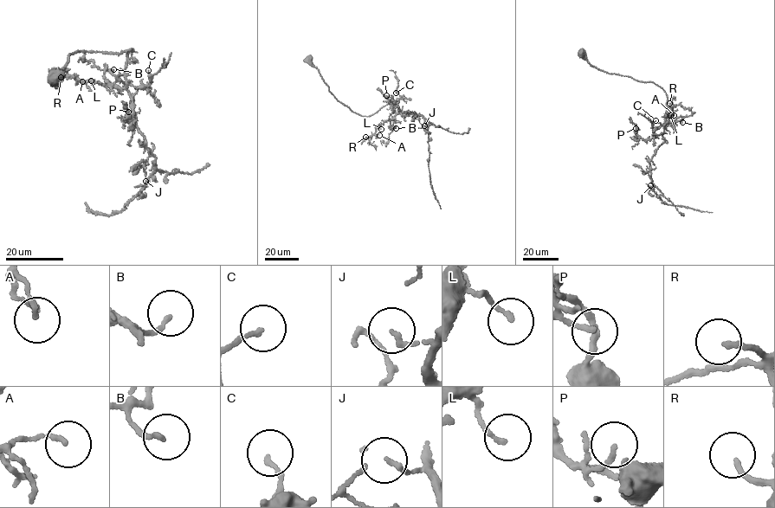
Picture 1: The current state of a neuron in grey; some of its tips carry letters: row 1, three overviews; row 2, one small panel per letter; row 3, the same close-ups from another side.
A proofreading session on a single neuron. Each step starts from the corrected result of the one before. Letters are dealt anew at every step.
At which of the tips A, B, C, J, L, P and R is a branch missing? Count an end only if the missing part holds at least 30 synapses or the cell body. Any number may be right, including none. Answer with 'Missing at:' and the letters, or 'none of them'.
Missing at: R

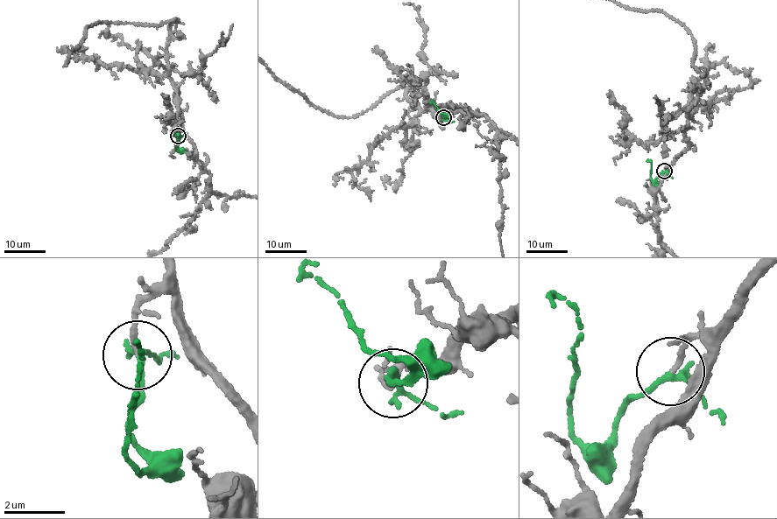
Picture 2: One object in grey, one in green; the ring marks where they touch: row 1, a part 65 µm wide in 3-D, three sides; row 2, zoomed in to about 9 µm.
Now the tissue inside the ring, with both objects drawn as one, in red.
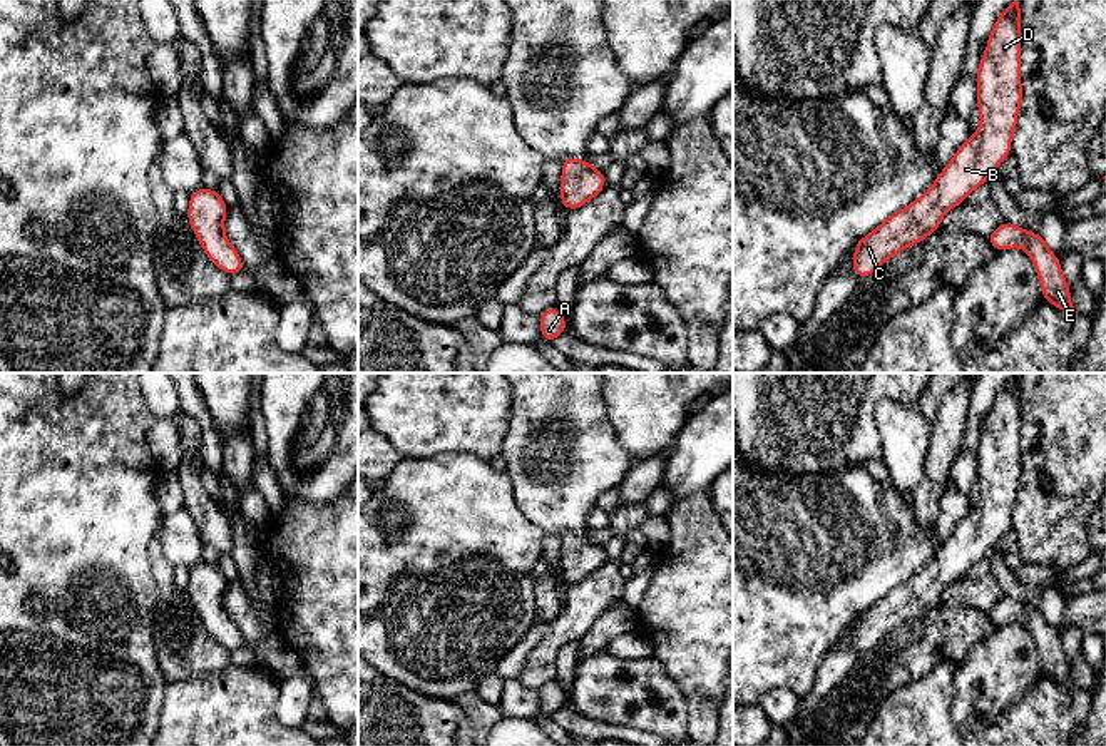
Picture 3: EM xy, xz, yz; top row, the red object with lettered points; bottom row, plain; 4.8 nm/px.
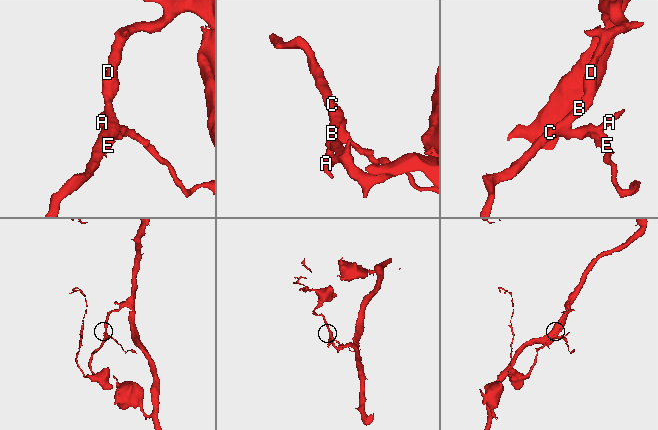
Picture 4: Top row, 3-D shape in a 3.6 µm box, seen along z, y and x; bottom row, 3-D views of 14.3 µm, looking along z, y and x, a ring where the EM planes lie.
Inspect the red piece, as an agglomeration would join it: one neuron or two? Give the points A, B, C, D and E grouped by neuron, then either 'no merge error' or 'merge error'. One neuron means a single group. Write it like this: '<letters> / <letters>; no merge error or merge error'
A B C D E; no merge error

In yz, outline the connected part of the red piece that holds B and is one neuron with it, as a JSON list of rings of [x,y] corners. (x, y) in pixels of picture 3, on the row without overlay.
[[[1014,373],[996,395],[975,448],[979,505],[955,525],[920,572],[855,617],[852,642],[858,654],[937,605],[944,589],[987,557],[1011,530],[1022,480],[1021,450],[1021,373]]]

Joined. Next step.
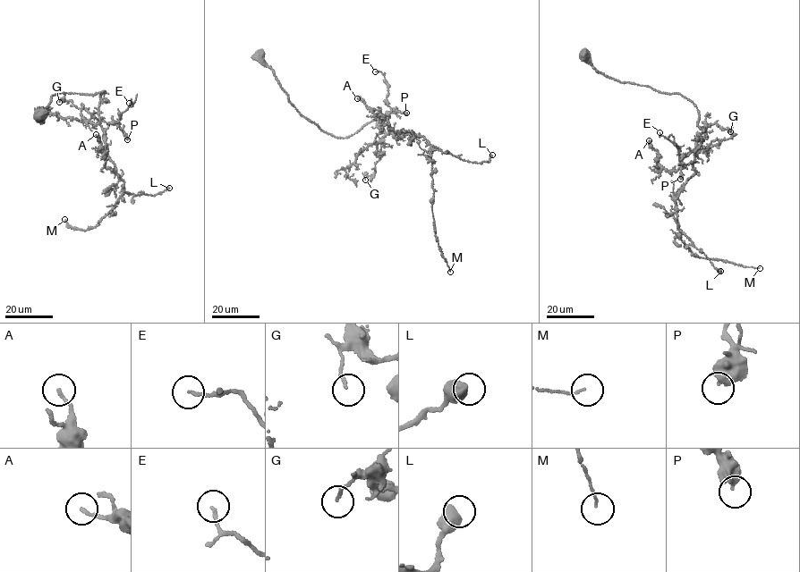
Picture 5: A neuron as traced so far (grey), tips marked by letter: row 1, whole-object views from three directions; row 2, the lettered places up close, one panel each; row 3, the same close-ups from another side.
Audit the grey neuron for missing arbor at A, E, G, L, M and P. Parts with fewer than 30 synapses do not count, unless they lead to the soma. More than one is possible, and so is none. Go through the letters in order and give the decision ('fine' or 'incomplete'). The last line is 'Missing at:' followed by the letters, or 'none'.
A: fine
E: fine
G: fine
L: fine
M: fine
P: fine
Missing at: none

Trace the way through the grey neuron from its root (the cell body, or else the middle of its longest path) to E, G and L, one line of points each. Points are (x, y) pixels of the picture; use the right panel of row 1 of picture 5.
E: (584, 56), (597, 71), (619, 81), (689, 99), (699, 112), (704, 140), (680, 159), (676, 145), (659, 132)
G: (584, 56), (619, 81), (689, 99), (700, 114), (704, 148), (729, 138), (730, 131)
L: (584, 56), (608, 77), (695, 105), (704, 140), (676, 200), (676, 222), (720, 271)

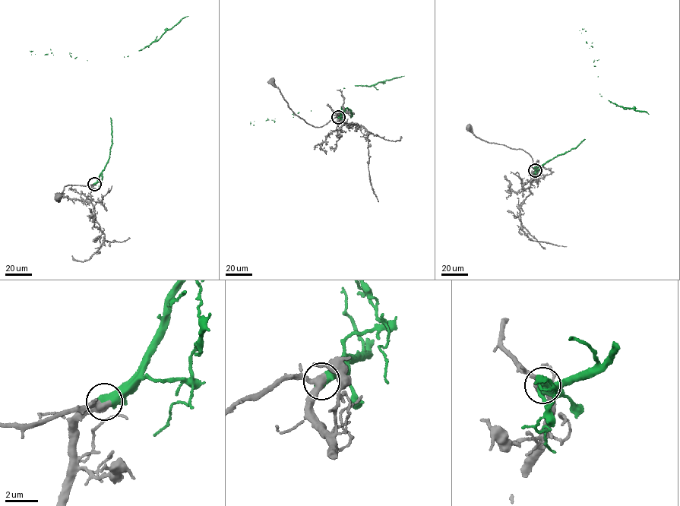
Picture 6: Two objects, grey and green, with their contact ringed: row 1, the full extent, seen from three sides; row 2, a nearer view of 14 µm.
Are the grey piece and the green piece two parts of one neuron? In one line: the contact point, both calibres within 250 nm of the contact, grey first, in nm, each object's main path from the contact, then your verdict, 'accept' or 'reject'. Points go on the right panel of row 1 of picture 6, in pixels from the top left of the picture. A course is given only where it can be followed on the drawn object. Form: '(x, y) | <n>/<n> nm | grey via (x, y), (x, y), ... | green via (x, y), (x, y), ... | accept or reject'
(535, 170) | 420/700 nm | grey via (535, 170), (531, 166), (532, 158), (526, 151), (481, 140), (469, 128) | green via (535, 170), (575, 147), (584, 139), (608, 100), (624, 109), (633, 109), (649, 114) | accept

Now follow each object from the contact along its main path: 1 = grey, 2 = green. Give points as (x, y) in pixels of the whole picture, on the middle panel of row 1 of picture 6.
1: (338, 117), (320, 127), (308, 124), (288, 105), (272, 80)
2: (338, 117), (346, 108), (352, 115), (350, 117), (355, 86), (370, 86), (404, 76)

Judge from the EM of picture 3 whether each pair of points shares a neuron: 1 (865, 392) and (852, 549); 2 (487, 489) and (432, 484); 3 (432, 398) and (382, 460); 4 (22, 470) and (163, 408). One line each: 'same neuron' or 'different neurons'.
1: different neurons
2: same neuron
3: different neurons
4: different neurons

